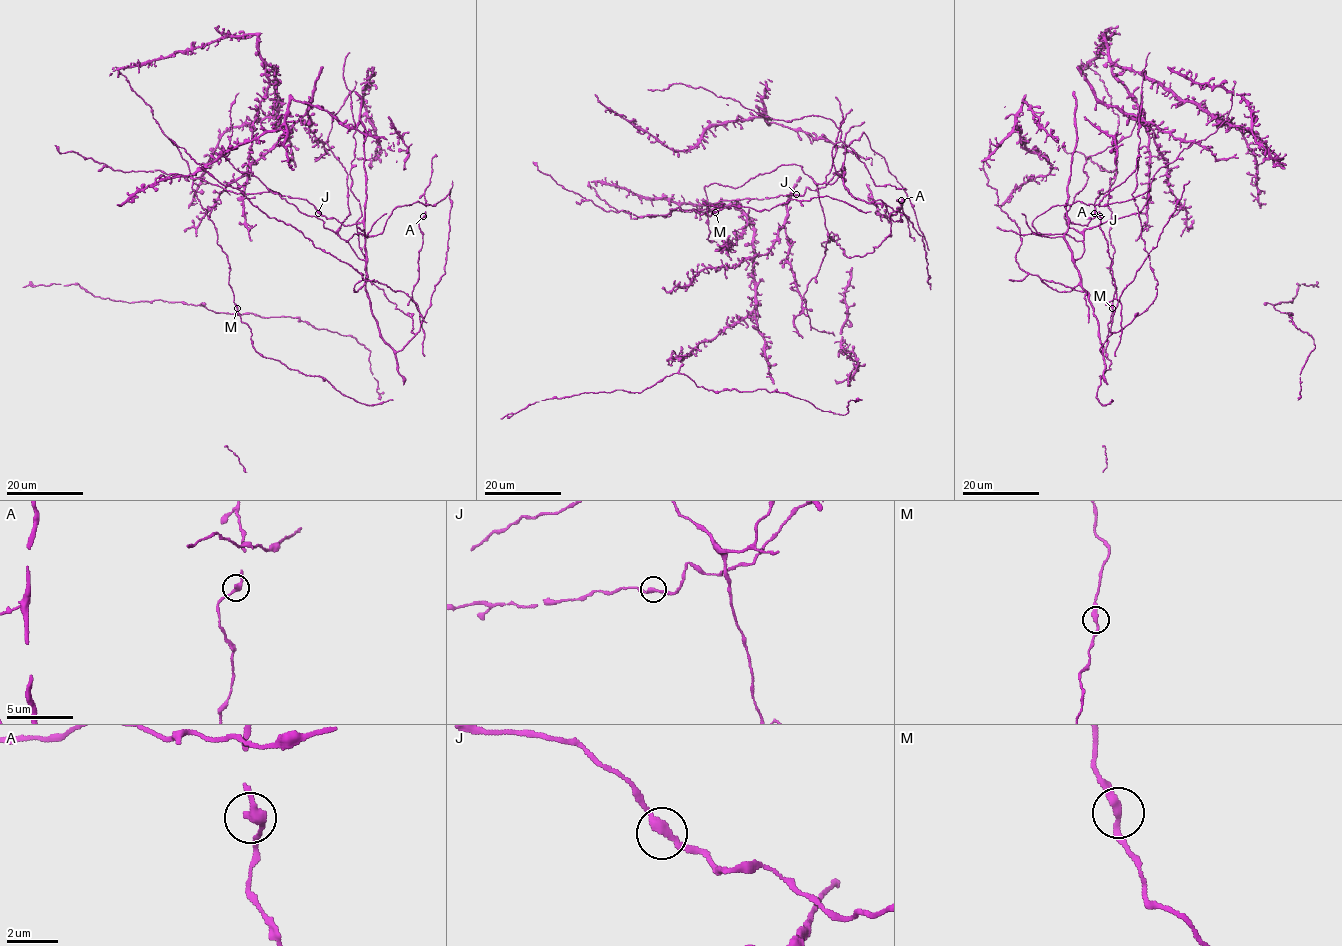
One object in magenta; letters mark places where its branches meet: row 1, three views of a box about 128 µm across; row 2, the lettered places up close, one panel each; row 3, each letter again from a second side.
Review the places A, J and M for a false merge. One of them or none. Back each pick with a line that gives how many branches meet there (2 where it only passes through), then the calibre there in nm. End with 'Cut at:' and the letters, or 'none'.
Cut at: none

